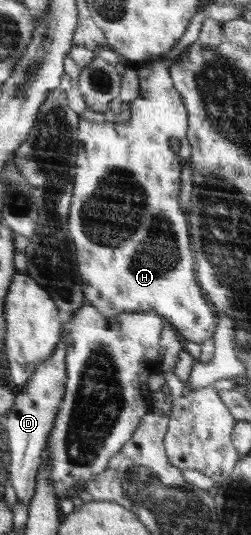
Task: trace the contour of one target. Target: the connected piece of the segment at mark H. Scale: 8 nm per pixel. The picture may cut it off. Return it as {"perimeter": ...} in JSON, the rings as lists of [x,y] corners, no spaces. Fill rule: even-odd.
{"perimeter":[[[164,60],[152,61],[147,63],[143,68],[136,69],[139,80],[140,89],[139,97],[130,103],[131,118],[126,123],[102,122],[95,123],[86,119],[78,120],[77,140],[78,151],[76,154],[76,175],[72,184],[72,197],[70,200],[70,209],[68,212],[68,229],[73,239],[76,255],[78,256],[78,271],[82,280],[82,294],[86,303],[99,309],[101,315],[105,319],[111,319],[115,315],[127,315],[127,313],[137,313],[137,311],[153,311],[159,316],[165,316],[165,320],[169,321],[169,325],[179,334],[180,338],[186,342],[193,342],[200,345],[203,342],[213,338],[215,331],[215,316],[209,310],[209,304],[205,302],[205,296],[201,292],[201,285],[197,284],[195,278],[195,270],[193,270],[193,252],[191,252],[191,244],[189,244],[189,230],[191,226],[188,224],[188,218],[185,212],[179,207],[179,158],[175,151],[171,150],[171,136],[175,134],[185,134],[187,130],[187,111],[183,106],[183,98],[180,96],[175,85],[172,83],[172,75],[168,68],[168,63]]]}

